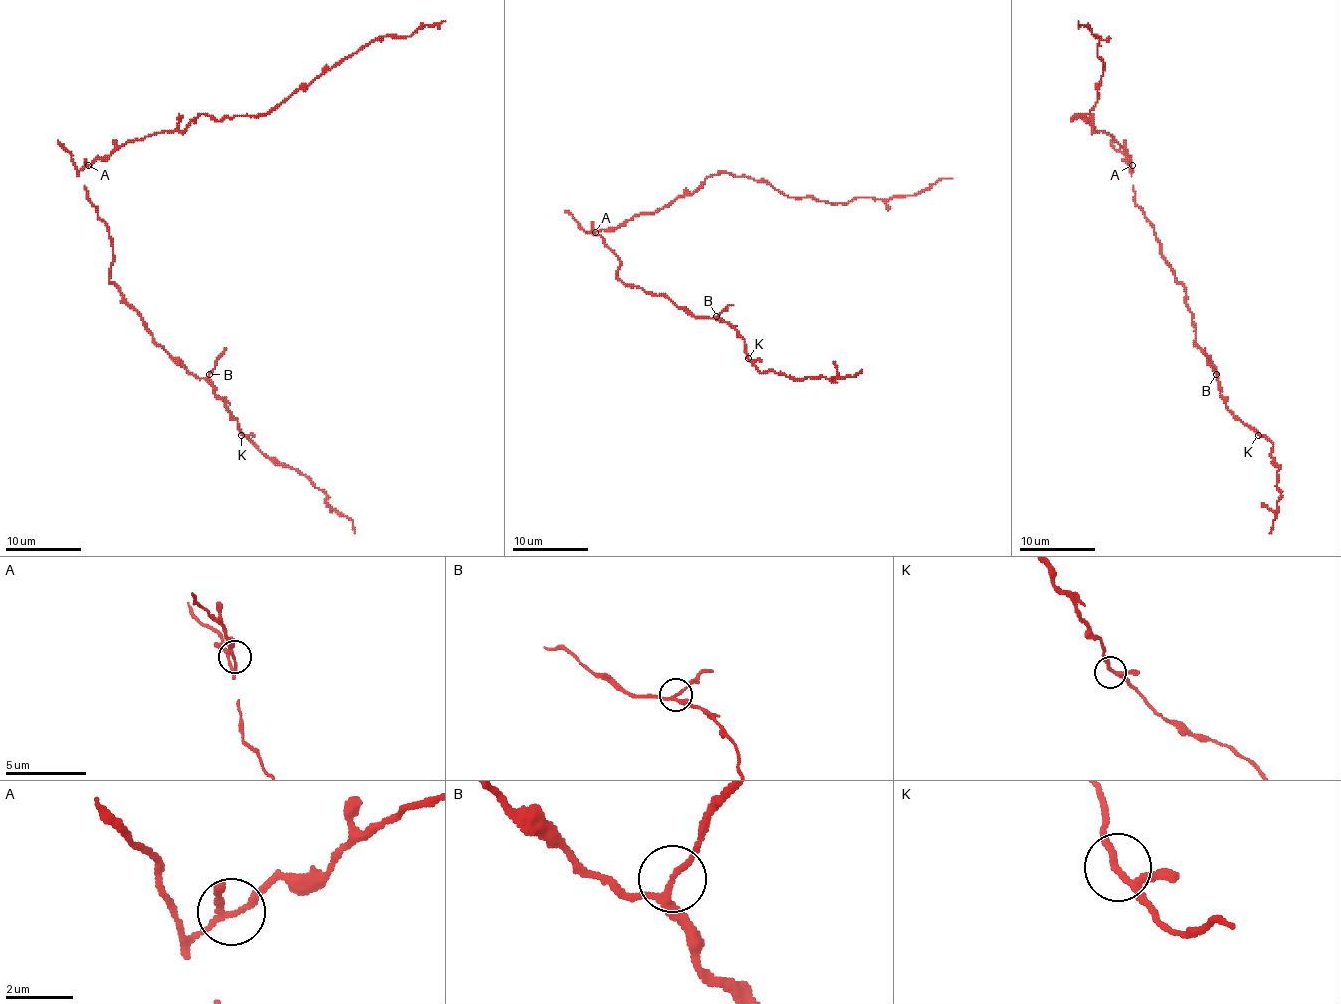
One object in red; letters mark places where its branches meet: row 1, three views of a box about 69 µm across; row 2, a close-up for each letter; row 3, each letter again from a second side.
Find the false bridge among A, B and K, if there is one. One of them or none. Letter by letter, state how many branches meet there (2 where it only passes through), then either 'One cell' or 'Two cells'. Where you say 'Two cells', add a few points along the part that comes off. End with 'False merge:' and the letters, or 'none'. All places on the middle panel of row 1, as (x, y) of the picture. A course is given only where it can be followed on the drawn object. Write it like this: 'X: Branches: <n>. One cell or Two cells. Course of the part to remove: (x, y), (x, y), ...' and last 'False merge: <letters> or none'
A: Branches: 3. Two cells. Course of the part to remove: (595, 231), (657, 212), (724, 173), (829, 203), (916, 195), (952, 178)
B: Branches: 3. One cell
K: Branches: 3. One cell
False merge: A

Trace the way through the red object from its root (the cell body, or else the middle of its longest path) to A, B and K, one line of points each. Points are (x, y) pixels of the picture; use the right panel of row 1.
A: (1139, 206), (1135, 202), (1131, 165)
B: (1139, 206), (1154, 227), (1159, 253), (1184, 287), (1186, 306), (1195, 327), (1195, 344), (1216, 374)
K: (1139, 206), (1154, 227), (1159, 253), (1184, 287), (1195, 344), (1216, 370), (1226, 406), (1258, 435)

